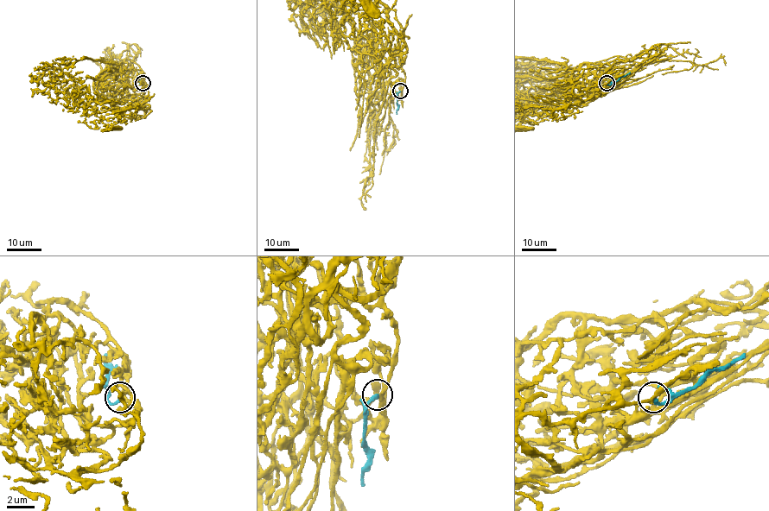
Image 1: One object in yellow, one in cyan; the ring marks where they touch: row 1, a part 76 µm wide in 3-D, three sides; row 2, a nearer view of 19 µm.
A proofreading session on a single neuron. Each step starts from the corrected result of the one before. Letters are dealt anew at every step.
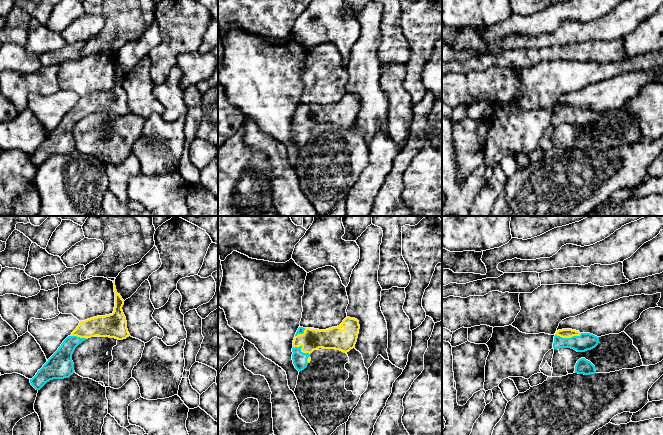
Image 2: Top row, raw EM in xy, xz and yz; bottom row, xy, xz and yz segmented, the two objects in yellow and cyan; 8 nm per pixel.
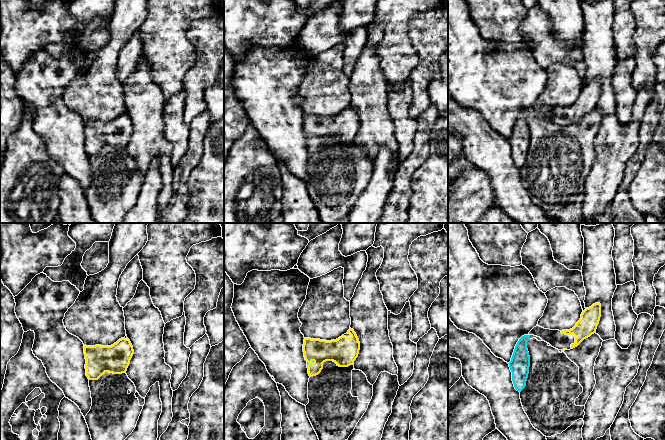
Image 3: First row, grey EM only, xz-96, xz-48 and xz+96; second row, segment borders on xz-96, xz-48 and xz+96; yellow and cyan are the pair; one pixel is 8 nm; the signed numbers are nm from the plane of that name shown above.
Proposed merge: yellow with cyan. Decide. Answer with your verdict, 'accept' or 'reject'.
accept

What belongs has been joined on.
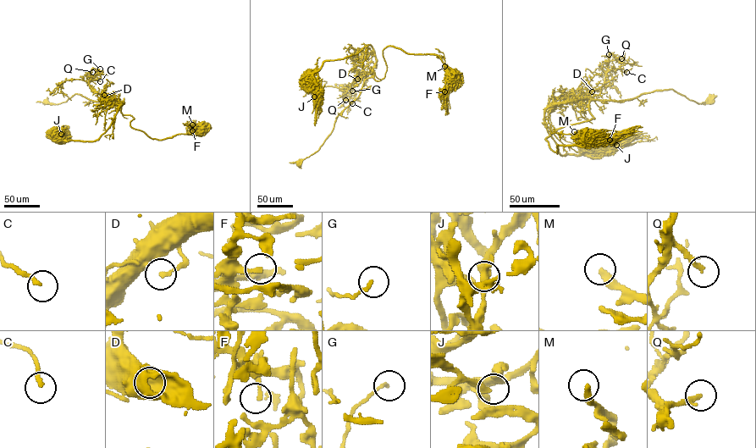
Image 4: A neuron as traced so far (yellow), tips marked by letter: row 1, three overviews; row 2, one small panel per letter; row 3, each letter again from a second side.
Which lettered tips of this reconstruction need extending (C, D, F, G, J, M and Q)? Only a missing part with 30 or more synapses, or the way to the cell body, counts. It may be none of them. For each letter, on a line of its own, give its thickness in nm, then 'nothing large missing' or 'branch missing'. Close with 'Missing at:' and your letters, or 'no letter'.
C: 190 nm thick; branch missing
D: 190 nm thick; nothing large missing
F: 190 nm thick; nothing large missing
G: 150 nm thick; nothing large missing
J: 170 nm thick; nothing large missing
M: 360 nm thick; branch missing
Q: 220 nm thick; branch missing
Missing at: C, M, Q

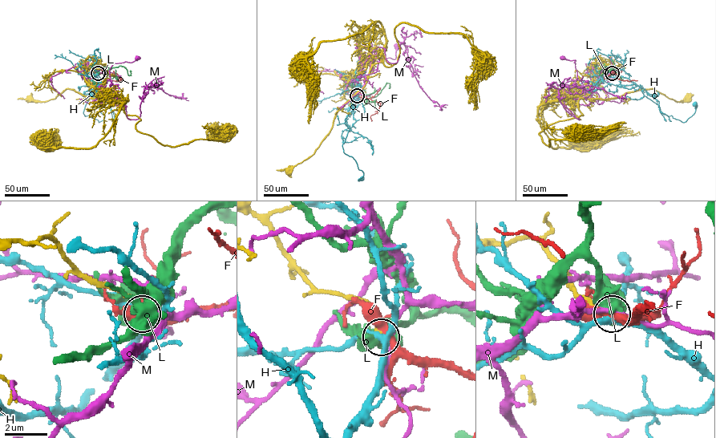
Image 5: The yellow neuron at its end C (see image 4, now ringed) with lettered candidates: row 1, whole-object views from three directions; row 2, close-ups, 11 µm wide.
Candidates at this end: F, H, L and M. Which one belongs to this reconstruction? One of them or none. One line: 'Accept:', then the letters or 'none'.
Accept: none

